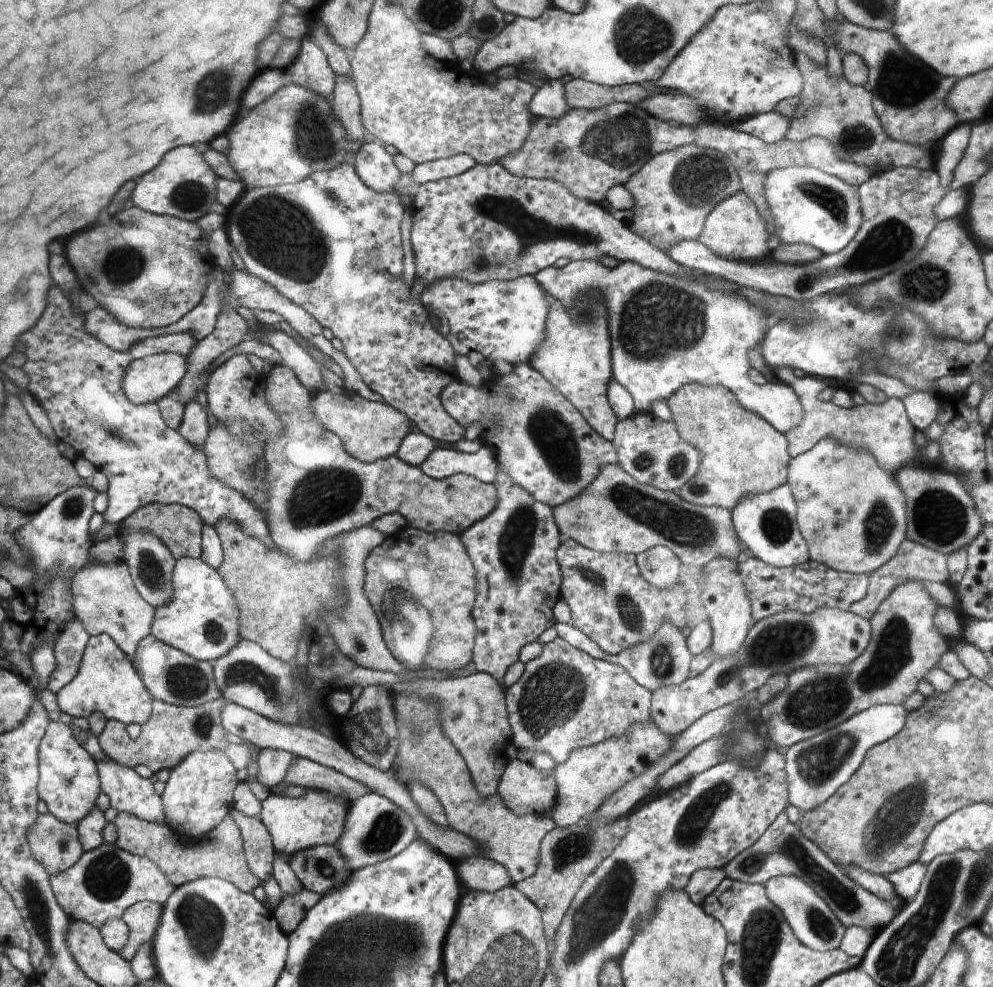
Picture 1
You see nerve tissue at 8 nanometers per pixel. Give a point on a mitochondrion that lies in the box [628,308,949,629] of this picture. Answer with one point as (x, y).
(879, 526)

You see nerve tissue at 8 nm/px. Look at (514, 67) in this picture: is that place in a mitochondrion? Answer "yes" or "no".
no

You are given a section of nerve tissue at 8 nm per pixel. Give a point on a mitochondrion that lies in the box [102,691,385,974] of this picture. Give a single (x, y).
(202, 920)

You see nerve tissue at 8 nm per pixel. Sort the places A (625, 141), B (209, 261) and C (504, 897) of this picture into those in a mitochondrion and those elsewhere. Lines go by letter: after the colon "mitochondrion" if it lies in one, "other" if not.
A: mitochondrion
B: other
C: other

